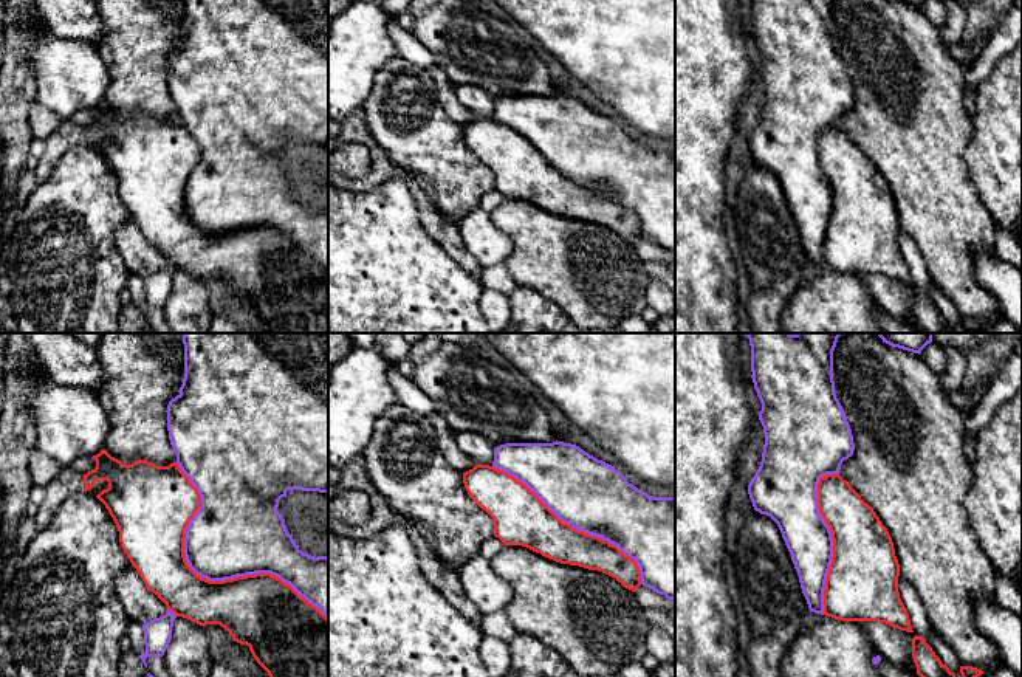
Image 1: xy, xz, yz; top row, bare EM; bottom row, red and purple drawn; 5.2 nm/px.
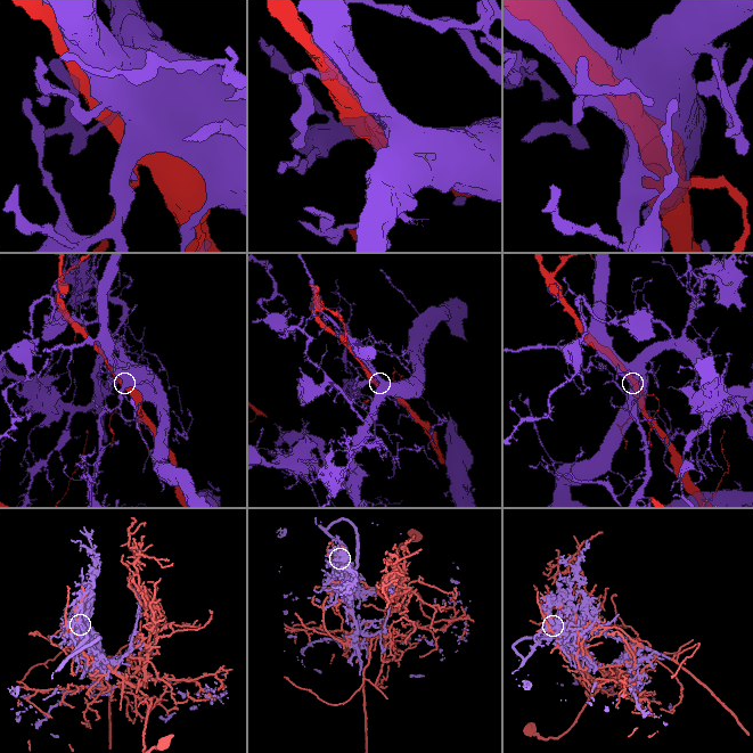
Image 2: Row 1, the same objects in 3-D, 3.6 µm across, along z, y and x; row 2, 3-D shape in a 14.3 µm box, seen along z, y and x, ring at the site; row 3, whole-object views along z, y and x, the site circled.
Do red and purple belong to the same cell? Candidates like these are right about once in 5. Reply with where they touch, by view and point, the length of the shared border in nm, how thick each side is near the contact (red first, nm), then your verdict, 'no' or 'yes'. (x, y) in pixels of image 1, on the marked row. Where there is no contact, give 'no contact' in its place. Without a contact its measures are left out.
meets red in xy at (205, 578); contact 1150 nm long; 300 nm thick on the red side, 420 nm on the other; no

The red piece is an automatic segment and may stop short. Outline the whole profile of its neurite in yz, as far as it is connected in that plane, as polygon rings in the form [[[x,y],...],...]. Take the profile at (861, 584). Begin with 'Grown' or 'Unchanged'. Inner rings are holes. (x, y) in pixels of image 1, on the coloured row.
Unchanged. [[[839,474],[819,479],[818,508],[833,539],[824,589],[824,615],[841,621],[878,621],[914,632],[898,592],[900,564],[893,542],[873,508]]]

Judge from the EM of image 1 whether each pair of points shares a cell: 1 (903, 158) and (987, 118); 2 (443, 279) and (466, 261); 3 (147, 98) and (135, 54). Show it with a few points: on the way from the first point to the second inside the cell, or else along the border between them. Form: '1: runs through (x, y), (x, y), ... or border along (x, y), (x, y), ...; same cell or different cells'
1: border along (973, 120), (973, 138), (965, 152), (965, 160); different cells
2: border along (434, 240), (479, 282); different cells
3: runs through (143, 87), (138, 82), (137, 65); same cell

